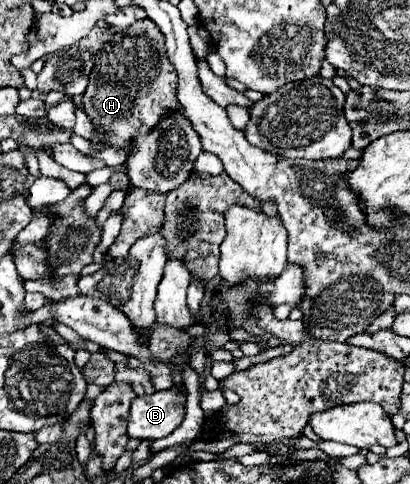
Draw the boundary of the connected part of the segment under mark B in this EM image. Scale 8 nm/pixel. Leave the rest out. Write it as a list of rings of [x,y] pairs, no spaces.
[[[179,388],[137,396],[131,402],[127,436],[135,440],[157,440],[169,436],[185,416],[185,396]]]

